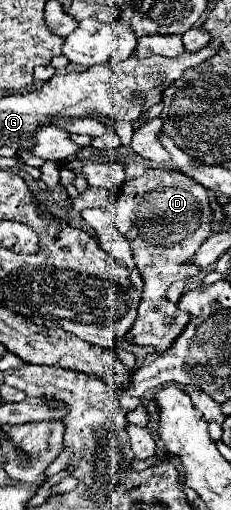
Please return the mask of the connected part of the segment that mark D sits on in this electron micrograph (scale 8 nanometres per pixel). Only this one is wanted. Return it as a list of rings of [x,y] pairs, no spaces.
[[[151,169],[149,173],[123,183],[121,193],[111,205],[111,215],[119,233],[129,241],[133,261],[145,281],[143,301],[127,337],[137,345],[153,345],[157,351],[165,351],[189,321],[187,313],[179,311],[175,303],[167,301],[165,291],[173,281],[191,279],[203,273],[203,269],[191,263],[191,259],[213,233],[213,209],[209,193],[203,189],[203,185],[179,171]]]

